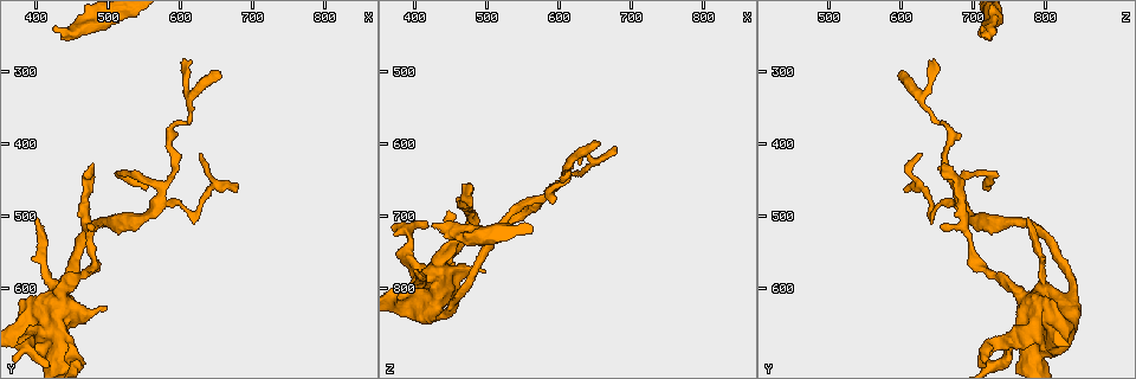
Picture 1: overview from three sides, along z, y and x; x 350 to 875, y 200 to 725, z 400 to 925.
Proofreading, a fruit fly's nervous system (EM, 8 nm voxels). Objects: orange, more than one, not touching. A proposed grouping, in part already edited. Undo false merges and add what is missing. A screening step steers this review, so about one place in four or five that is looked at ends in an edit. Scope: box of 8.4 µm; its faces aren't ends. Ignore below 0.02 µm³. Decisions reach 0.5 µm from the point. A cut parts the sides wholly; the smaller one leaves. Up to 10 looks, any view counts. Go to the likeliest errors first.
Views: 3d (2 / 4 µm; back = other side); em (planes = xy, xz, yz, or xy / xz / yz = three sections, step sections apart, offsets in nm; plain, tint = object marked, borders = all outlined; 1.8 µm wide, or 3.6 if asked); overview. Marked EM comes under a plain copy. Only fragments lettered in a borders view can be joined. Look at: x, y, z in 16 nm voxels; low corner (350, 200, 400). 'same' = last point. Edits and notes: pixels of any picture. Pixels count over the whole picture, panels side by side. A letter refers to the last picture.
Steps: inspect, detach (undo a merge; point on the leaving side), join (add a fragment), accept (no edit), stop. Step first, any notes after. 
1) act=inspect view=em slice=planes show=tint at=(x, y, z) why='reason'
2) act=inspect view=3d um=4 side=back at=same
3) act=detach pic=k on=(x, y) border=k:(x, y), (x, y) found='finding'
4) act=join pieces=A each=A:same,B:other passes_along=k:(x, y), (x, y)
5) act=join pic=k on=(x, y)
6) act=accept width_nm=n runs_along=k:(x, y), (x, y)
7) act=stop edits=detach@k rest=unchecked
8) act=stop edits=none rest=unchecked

act=inspect view=em slice=xy step=4 show=tint at=(420, 240, 715) why='branch stops here'

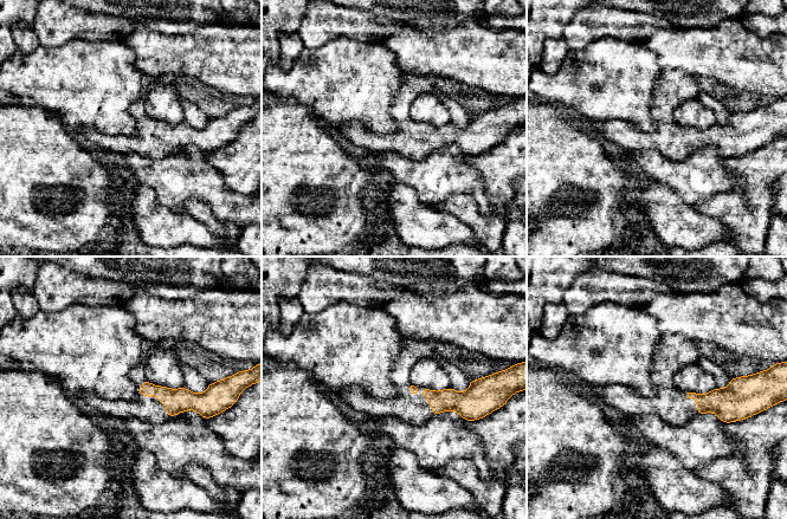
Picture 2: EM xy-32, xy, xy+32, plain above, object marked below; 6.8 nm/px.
act=inspect view=em slice=xy step=4 show=borders at=same why='what lies round it'

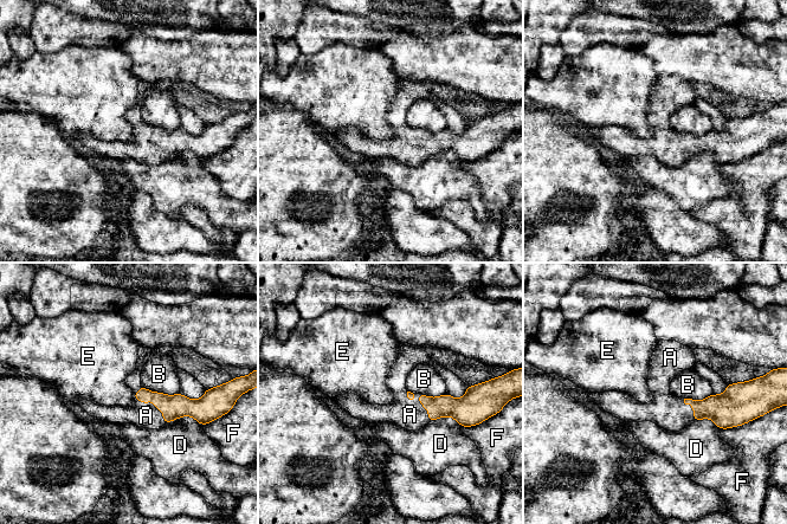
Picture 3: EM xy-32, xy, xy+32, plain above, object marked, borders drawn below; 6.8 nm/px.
act=join pieces=A each=A:same,B:other,D:other,E:other,F:other passes_along=3:(173, 407), (154, 405), (146, 415) found='it goes on there'

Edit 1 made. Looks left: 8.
act=inspect view=overview why='see it whole again'

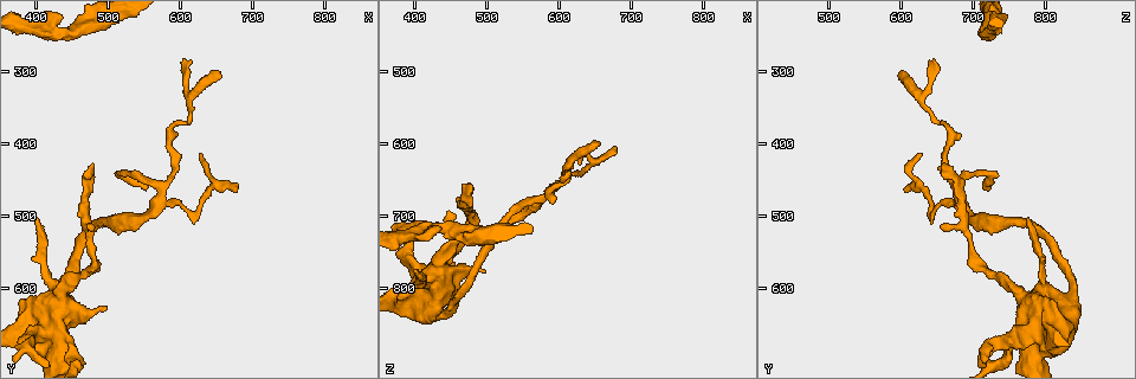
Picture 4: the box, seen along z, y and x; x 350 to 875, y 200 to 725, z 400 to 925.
act=inspect view=3d um=2 at=(655, 295, 600) why='branch stops here'

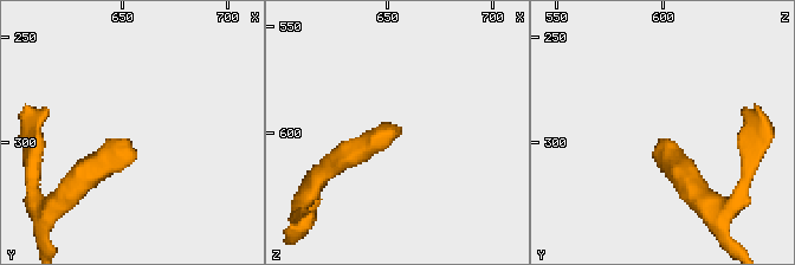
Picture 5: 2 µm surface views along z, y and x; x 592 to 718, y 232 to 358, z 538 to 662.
act=inspect view=em slice=planes show=borders at=(651, 297, 598)

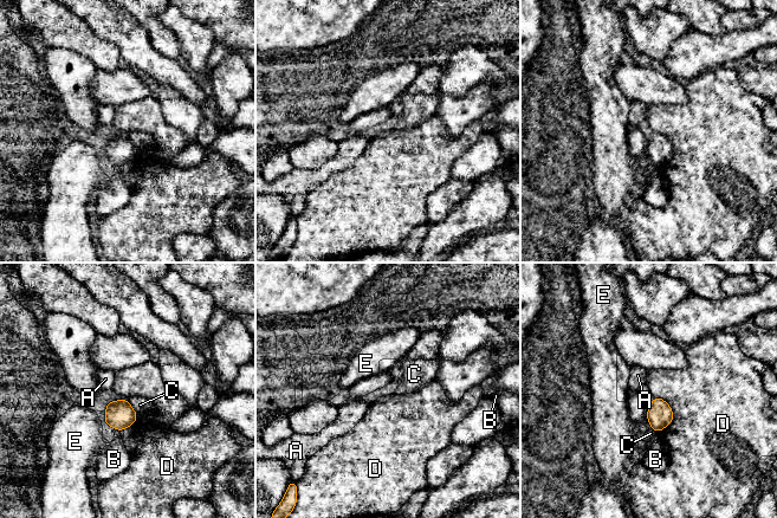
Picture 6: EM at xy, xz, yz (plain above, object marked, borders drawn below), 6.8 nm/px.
act=accept each=A:other,B:other,C:other,D:other,E:other border=6:(654, 396), (672, 412), (658, 433) found='none of them fits'

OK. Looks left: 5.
act=inspect view=em slice=planes show=borders at=(440, 595, 835)

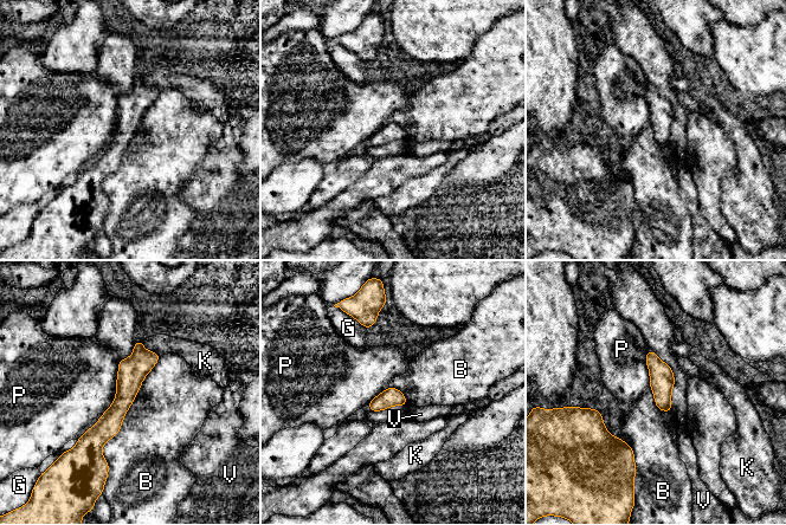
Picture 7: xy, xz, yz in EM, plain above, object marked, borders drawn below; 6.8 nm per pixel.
act=accept each=B:other,G:other,K:other,P:other,V:other border=7:(160, 357), (102, 447), (107, 472) found='continuous, no second cell'

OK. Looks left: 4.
act=inspect view=em slice=xz step=16 show=borders at=(390, 665, 750) why='calibre changes'

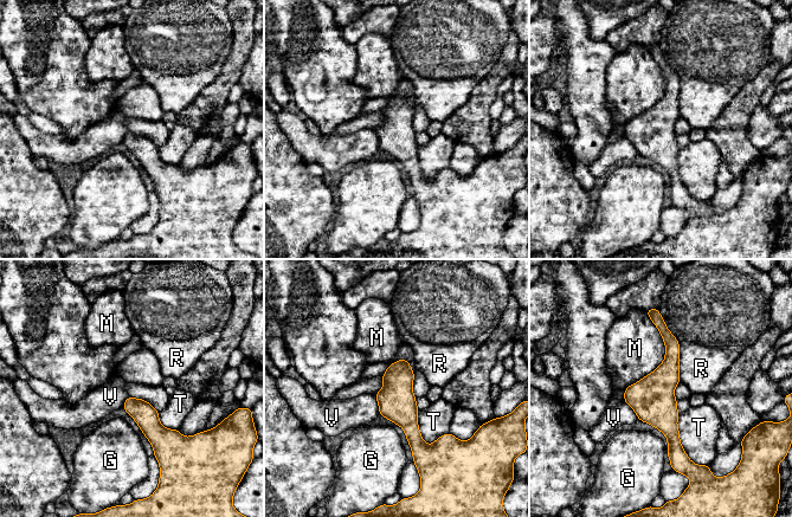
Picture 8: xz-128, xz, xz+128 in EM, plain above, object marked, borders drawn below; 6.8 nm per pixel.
act=inspect view=em slice=planes show=borders at=same why='another direction'

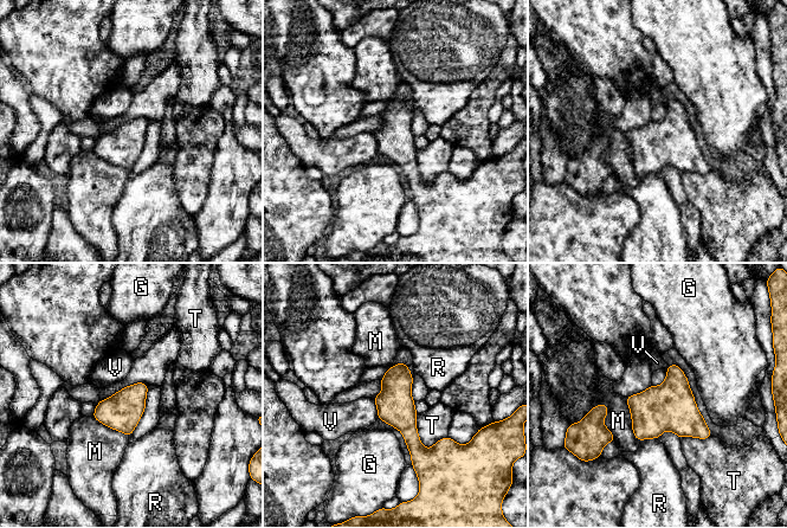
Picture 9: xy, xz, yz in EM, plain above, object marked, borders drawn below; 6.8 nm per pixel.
act=accept each=G:other,M:other,R:other,T:other,V:other found='continuous, no second cell'

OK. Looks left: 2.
act=stop edits=join@3 rest=unchecked

